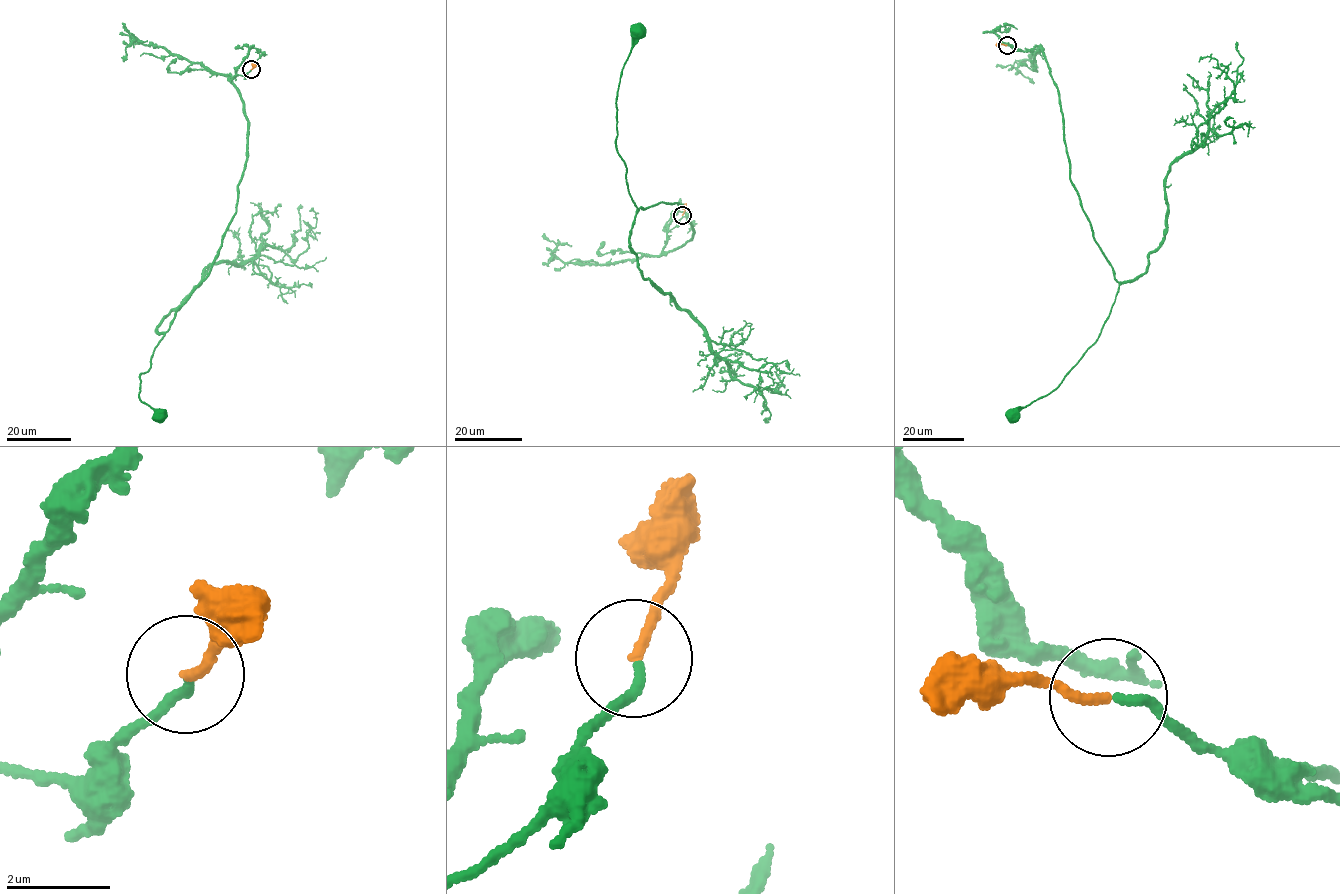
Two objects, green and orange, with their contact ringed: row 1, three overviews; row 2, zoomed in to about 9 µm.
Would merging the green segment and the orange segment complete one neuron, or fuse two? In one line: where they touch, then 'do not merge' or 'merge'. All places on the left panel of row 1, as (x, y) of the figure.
(251, 69) | merge

